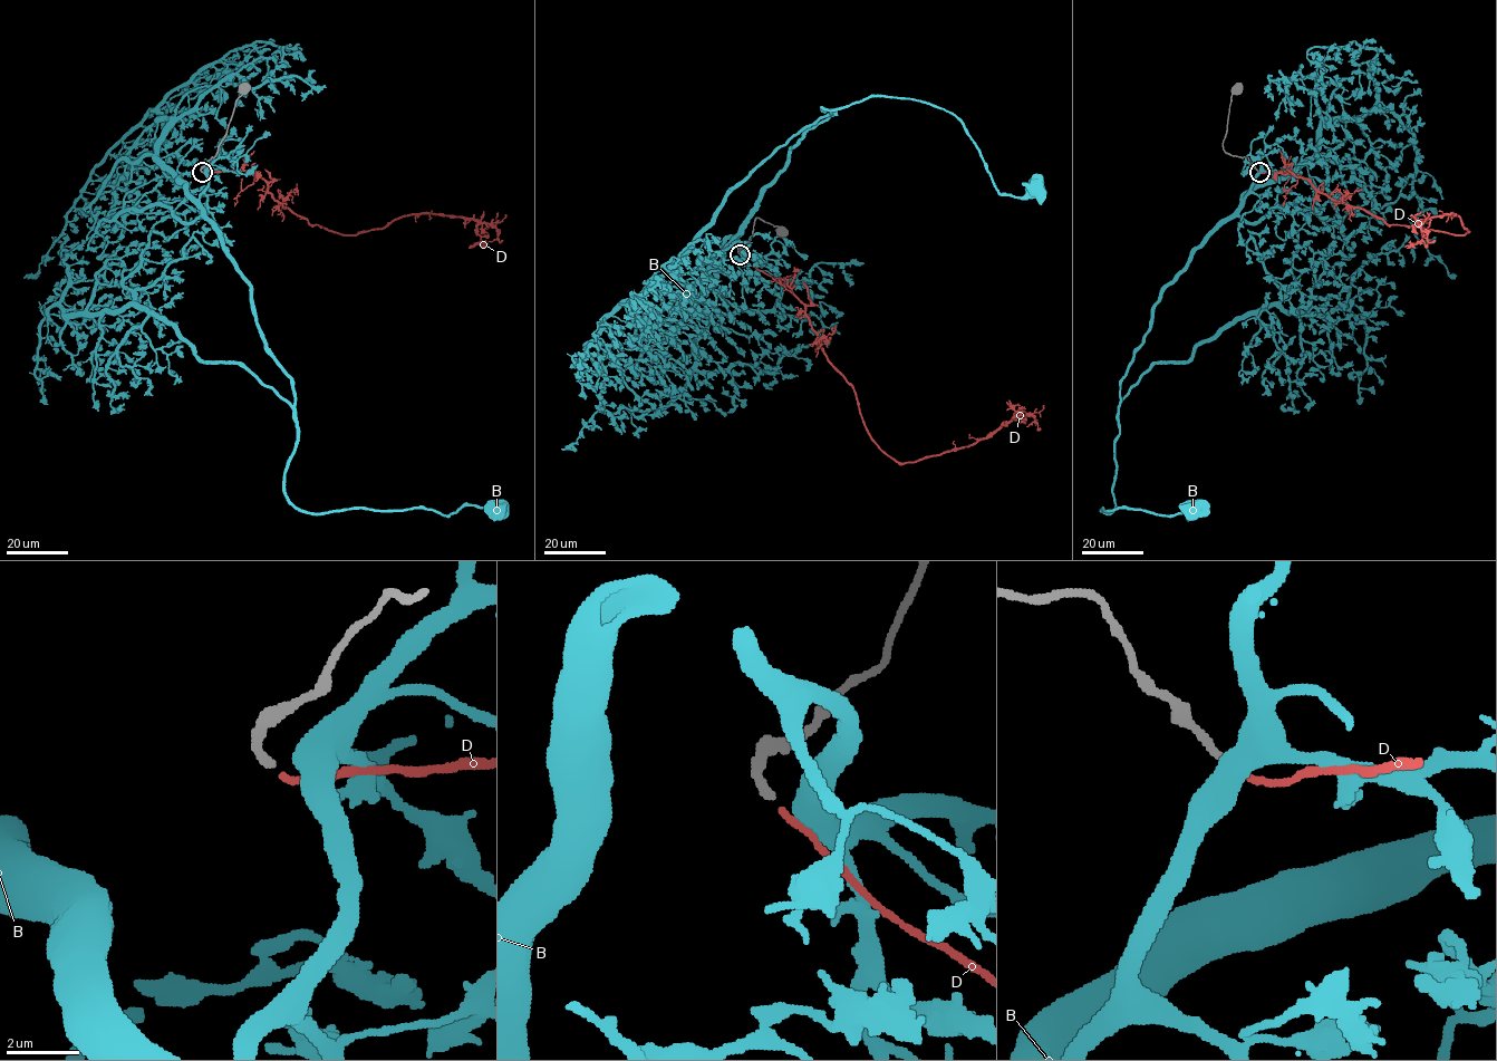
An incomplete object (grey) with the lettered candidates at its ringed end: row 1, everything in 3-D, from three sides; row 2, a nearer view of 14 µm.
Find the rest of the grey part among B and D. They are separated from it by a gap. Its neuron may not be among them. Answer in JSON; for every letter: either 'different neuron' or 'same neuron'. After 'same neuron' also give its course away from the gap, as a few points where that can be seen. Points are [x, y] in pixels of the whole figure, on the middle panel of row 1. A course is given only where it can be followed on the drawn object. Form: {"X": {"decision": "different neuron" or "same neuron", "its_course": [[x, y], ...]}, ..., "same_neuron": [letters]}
{"B": {"decision": "different neuron"}, "D": {"decision": "same neuron", "its_course": [[741, 254], [804, 305], [870, 439], [890, 456], [915, 462], [969, 446], [1021, 411], [1040, 430]]}, "same_neuron": ["D"]}

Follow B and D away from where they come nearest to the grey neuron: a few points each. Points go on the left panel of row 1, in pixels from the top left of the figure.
B: (203, 171), (203, 214), (250, 286), (263, 341), (290, 378), (291, 502), (310, 512), (496, 510)
D: (203, 172), (245, 170), (261, 176), (283, 206), (343, 234), (432, 213), (491, 224), (502, 240)

